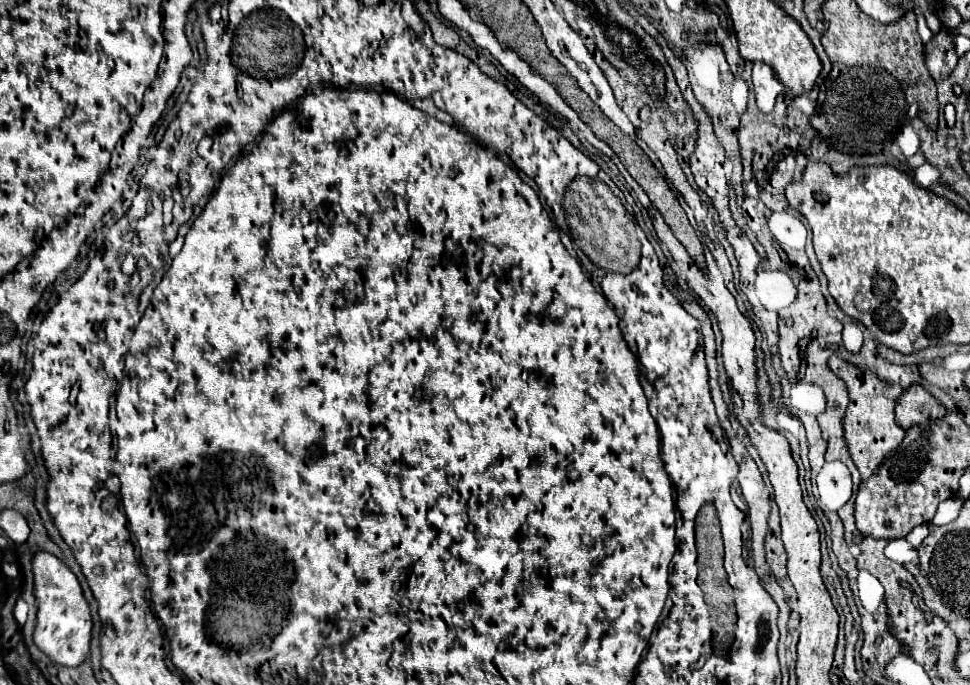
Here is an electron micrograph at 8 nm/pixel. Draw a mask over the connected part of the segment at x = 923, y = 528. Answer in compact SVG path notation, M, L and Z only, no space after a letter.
M919 525L919 527L915 527L915 529L911 529L907 535L905 535L905 539L917 549L921 543L923 543L923 539L927 537L927 525Z

